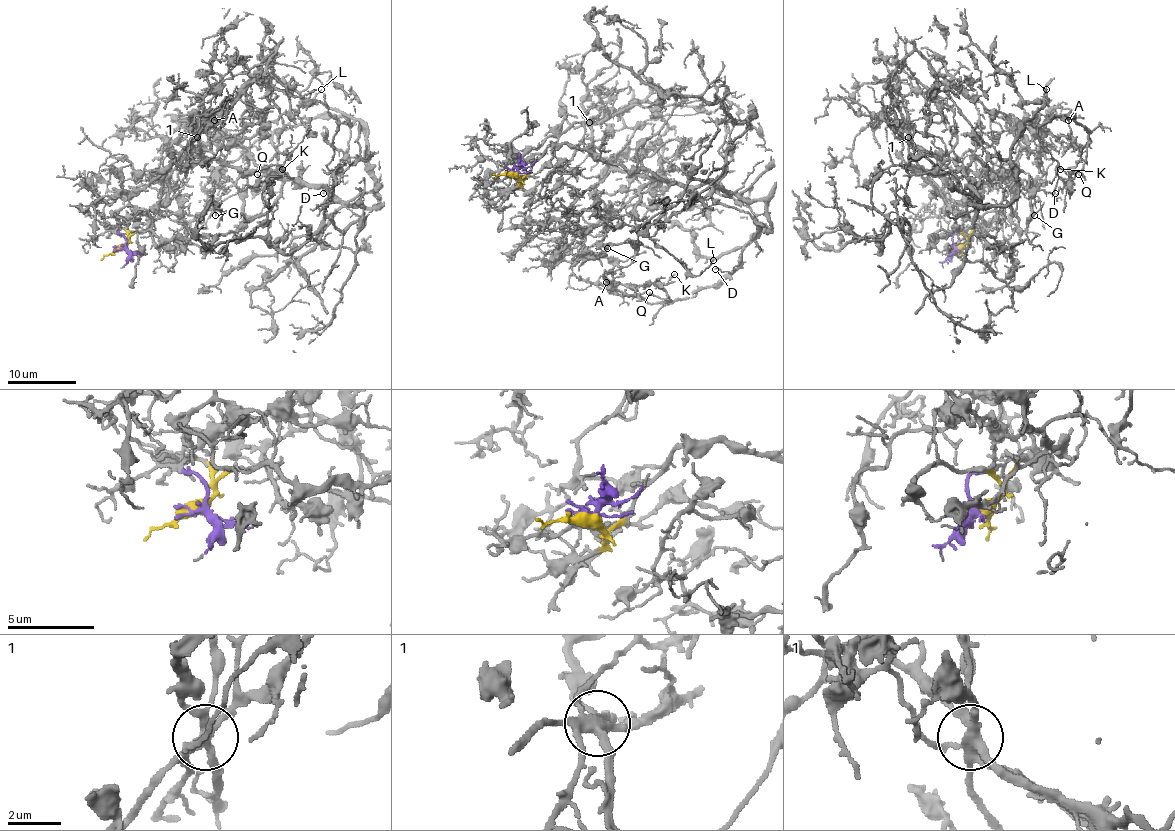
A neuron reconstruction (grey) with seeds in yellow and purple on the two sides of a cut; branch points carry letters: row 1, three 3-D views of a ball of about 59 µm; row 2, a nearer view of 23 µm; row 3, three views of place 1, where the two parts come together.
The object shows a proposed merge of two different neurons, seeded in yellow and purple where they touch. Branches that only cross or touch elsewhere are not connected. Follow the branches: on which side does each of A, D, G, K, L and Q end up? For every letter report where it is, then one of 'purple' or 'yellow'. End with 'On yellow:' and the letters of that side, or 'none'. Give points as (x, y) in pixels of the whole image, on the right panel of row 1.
A: (1068, 120) | yellow
D: (1055, 193) | yellow
G: (1034, 215) | purple
K: (1060, 169) | yellow
L: (1046, 89) | yellow
Q: (1078, 174) | yellow
On yellow: A, D, K, L, Q

